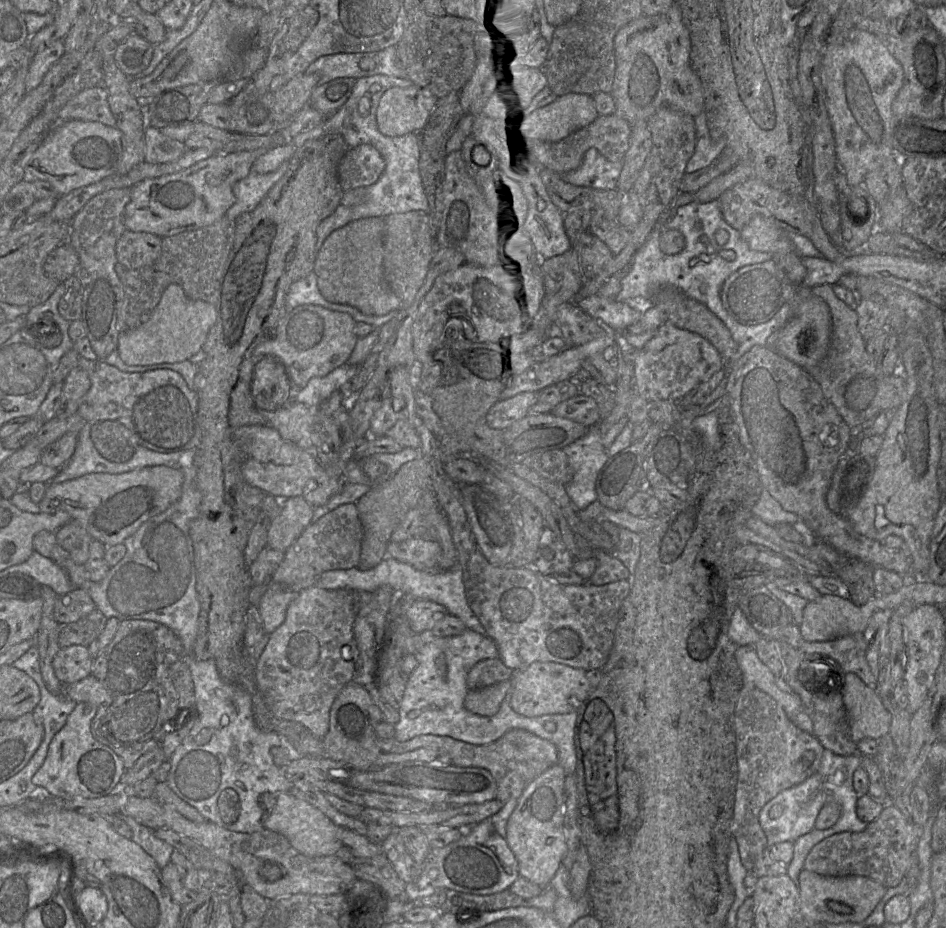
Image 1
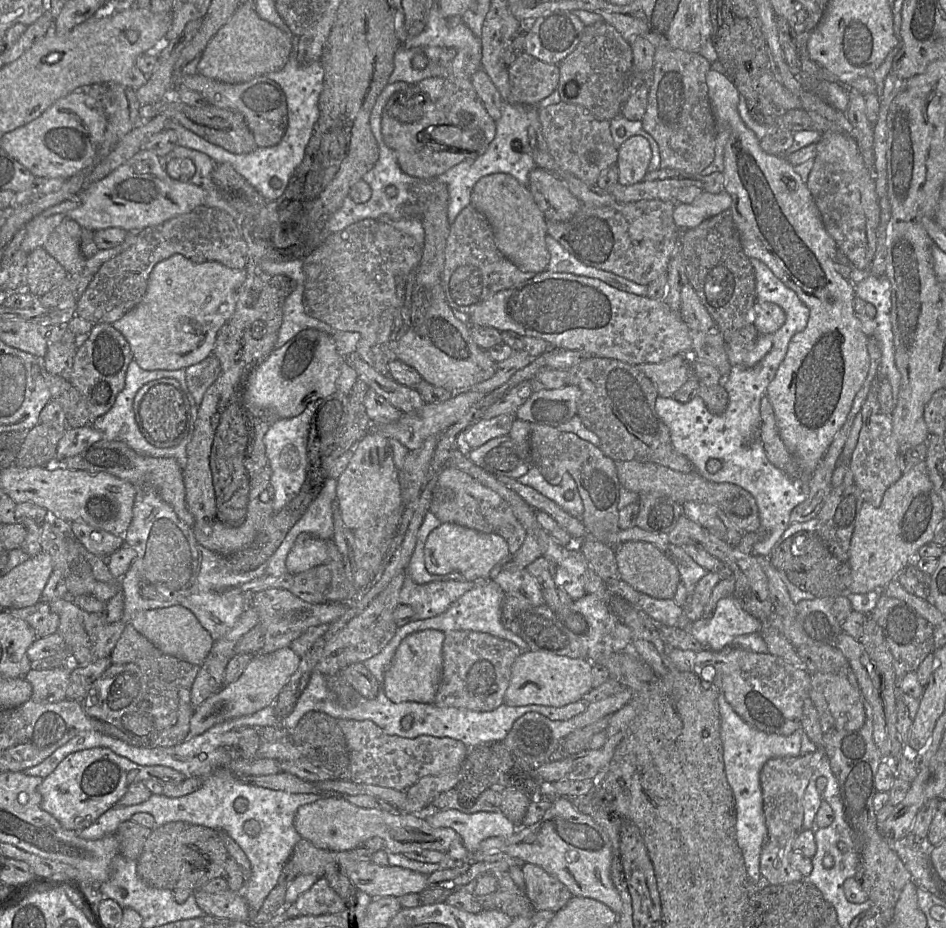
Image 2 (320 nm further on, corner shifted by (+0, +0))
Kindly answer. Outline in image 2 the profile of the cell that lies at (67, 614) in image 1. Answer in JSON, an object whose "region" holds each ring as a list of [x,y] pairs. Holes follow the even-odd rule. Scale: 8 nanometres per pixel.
{"region":[[[44,601],[25,608],[12,608],[5,611],[28,622],[35,629],[38,638],[58,632],[59,616],[52,612],[48,603]]]}

